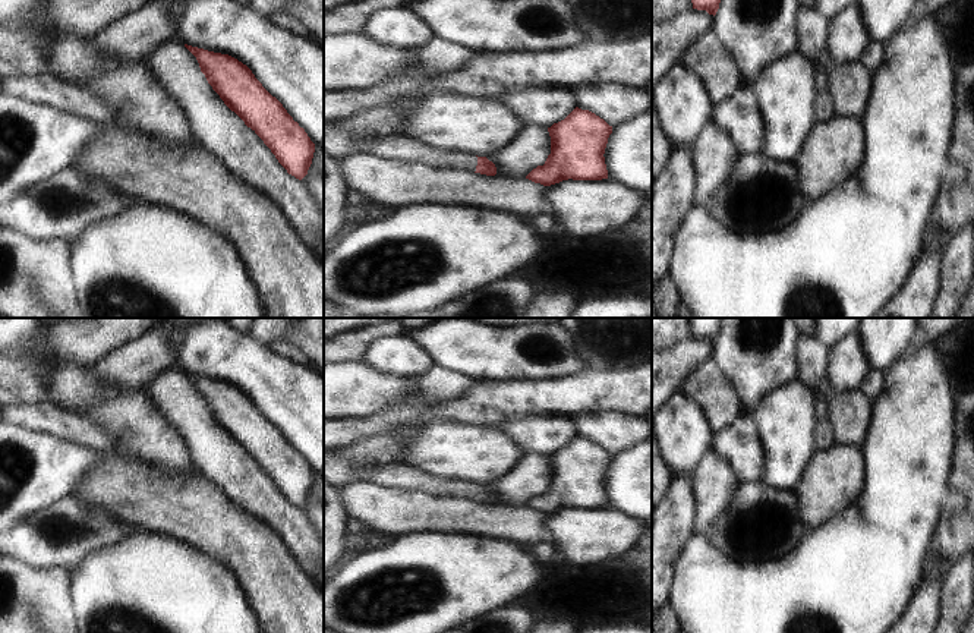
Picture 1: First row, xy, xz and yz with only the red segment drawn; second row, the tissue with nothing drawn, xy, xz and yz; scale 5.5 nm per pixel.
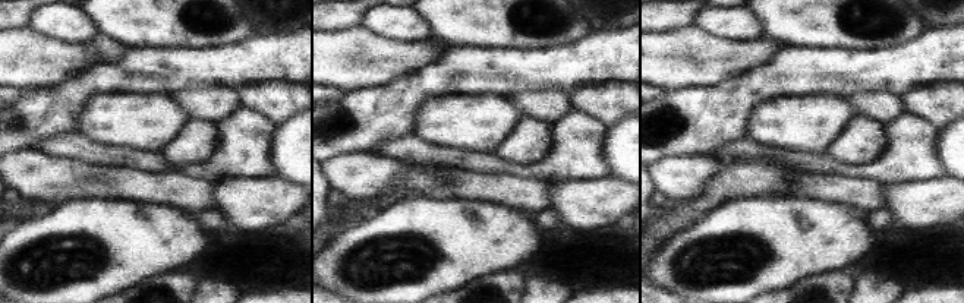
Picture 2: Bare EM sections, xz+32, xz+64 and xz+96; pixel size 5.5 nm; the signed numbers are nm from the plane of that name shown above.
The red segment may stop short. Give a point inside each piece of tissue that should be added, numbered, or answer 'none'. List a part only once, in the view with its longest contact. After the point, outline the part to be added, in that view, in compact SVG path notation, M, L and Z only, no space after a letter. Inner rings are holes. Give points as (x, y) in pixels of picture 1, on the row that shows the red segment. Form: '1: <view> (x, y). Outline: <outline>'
1: xz (394, 147). Outline: M406 136L365 138L352 154L371 154L385 160L420 161L436 167L464 169L475 173L477 157L464 151L444 151L419 144Z

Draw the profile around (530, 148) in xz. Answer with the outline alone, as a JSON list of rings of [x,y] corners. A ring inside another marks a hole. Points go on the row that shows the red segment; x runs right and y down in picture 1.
[[[524,125],[514,139],[486,158],[495,164],[497,176],[526,179],[533,169],[545,164],[549,154],[548,127]]]

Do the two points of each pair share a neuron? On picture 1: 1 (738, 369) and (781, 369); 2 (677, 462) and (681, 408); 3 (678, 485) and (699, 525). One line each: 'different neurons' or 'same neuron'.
1: same neuron
2: same neuron
3: different neurons

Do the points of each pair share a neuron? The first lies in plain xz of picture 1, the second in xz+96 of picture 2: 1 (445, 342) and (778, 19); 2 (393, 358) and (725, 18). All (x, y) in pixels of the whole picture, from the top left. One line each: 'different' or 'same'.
1: same
2: same

